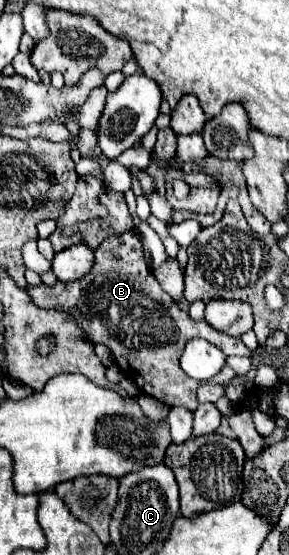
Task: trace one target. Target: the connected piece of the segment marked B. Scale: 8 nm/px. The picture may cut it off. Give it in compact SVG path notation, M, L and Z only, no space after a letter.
M125 231L121 237L113 235L95 249L91 275L53 287L29 287L29 293L39 307L53 307L75 315L93 343L103 343L111 349L115 363L135 381L139 391L163 401L167 407L185 405L191 411L197 409L197 387L201 383L195 383L195 379L187 377L179 367L179 357L189 339L203 337L217 345L225 355L253 355L239 337L225 335L209 327L207 321L195 323L187 311L181 311L179 305L171 301L171 295L161 289L145 263L143 245L133 231Z

